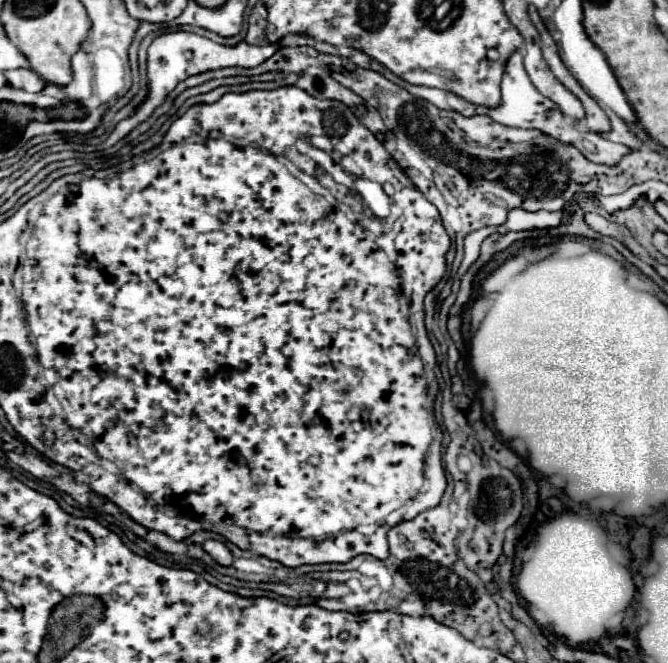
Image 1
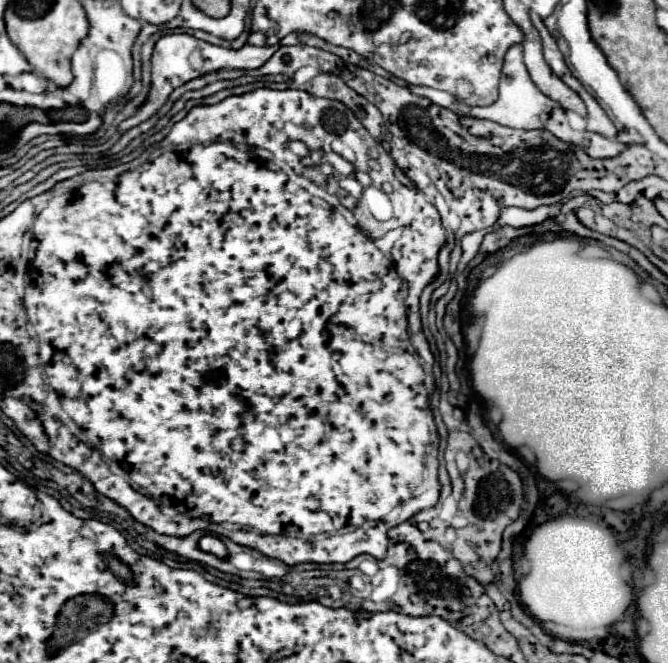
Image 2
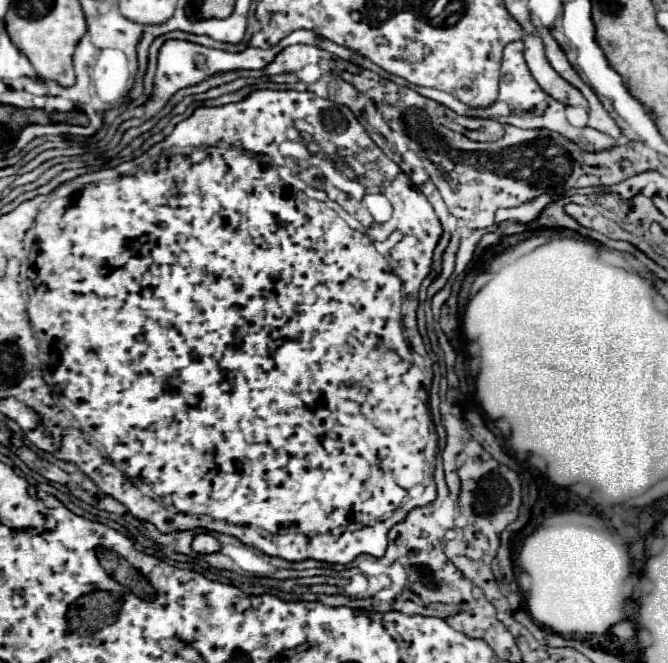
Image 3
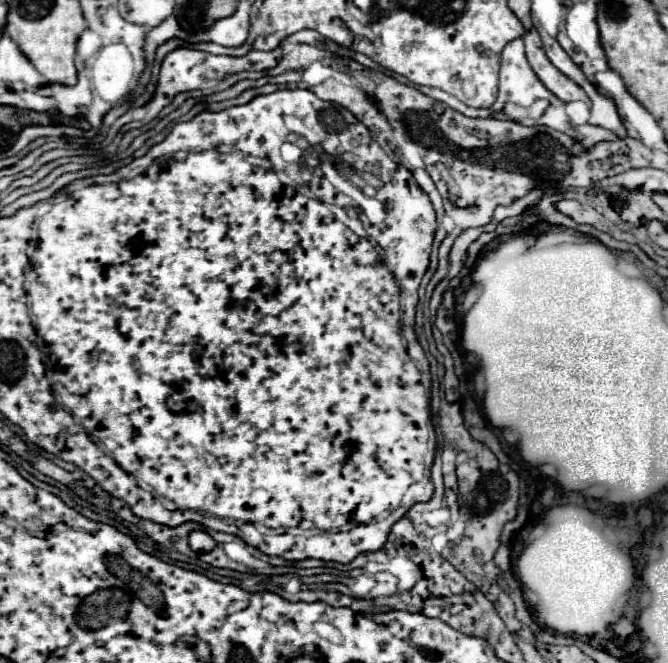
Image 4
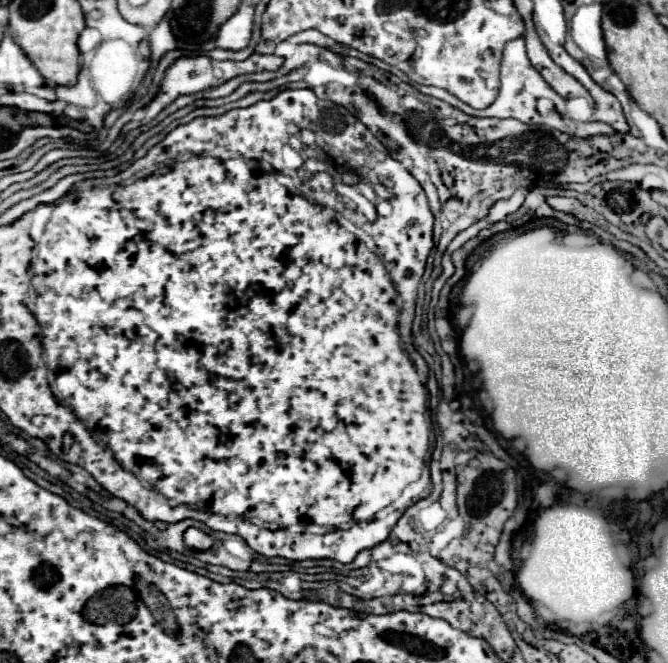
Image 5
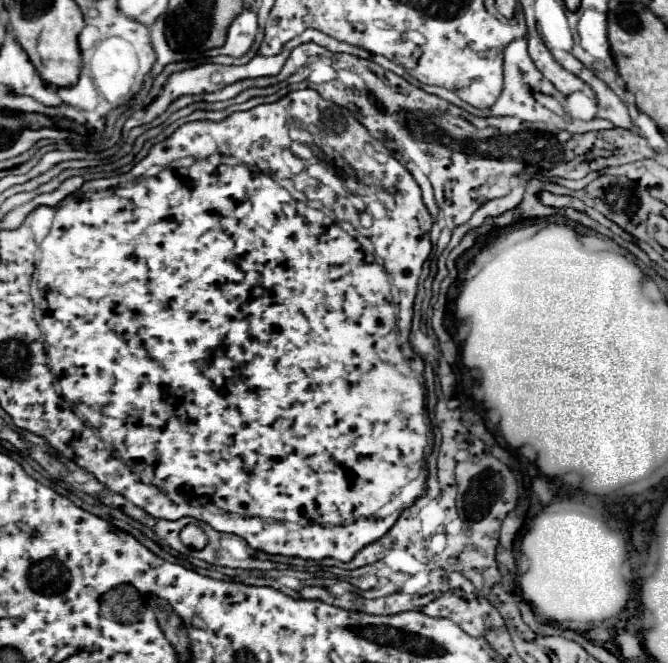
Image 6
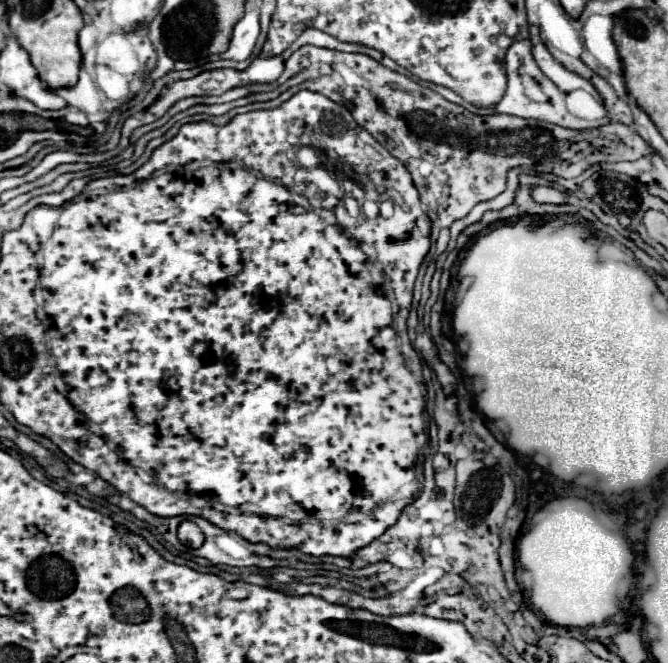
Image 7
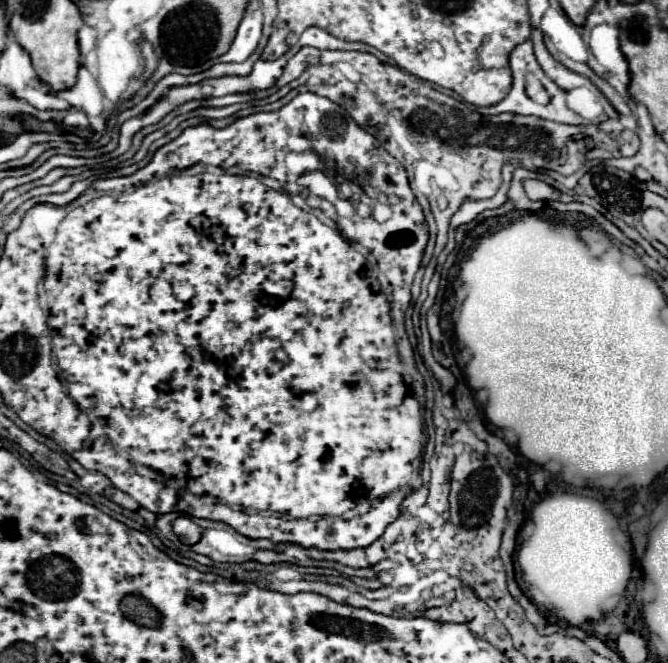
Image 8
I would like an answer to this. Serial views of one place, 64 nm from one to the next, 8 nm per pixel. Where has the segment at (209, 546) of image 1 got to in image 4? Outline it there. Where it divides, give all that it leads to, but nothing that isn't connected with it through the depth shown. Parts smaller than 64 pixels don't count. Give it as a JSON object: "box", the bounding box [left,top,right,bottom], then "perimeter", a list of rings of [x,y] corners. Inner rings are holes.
{"box":[188,530,216,552],"perimeter":[[[194,530],[194,532],[190,532],[190,536],[188,536],[188,542],[190,542],[190,548],[194,550],[194,552],[210,552],[214,546],[216,546],[216,542],[212,540],[212,536],[208,534],[208,532],[204,532],[204,530]]]}

